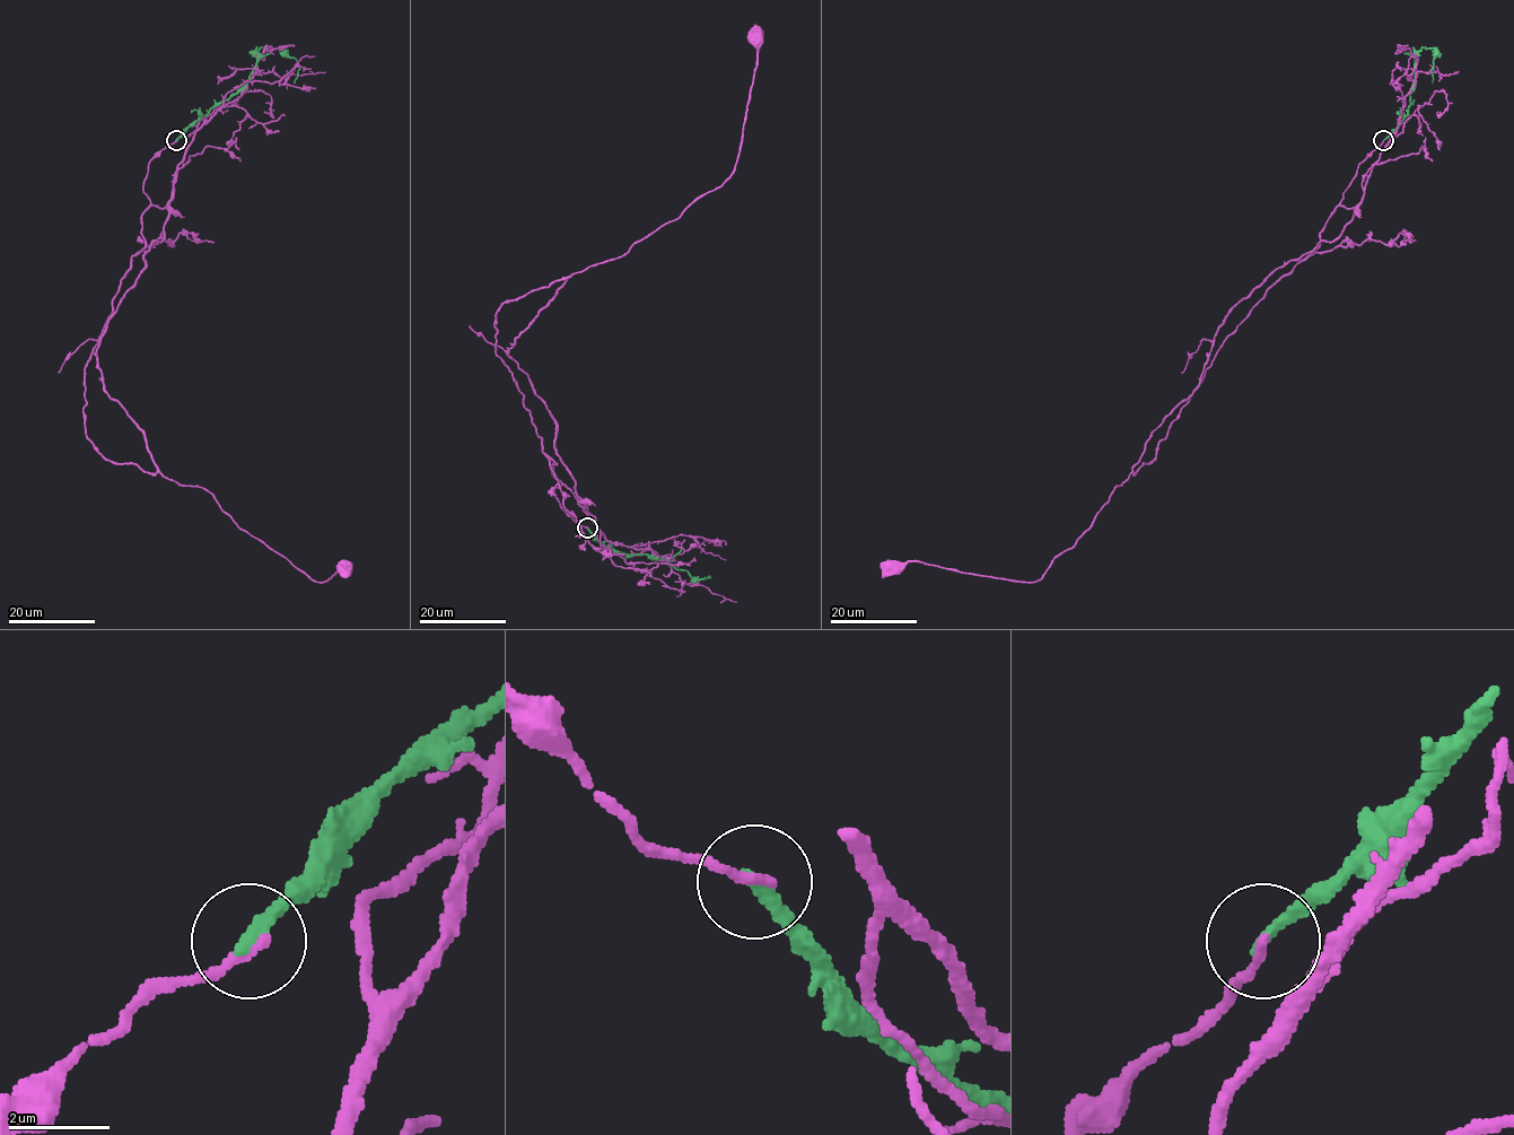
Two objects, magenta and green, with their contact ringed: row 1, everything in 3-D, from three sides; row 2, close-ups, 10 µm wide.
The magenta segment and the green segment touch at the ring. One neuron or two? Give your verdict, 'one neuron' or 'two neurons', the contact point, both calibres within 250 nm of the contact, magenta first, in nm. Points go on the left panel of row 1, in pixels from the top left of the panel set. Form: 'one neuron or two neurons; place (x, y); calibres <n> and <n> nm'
two neurons; place (176, 140); calibres 200 and 280 nm

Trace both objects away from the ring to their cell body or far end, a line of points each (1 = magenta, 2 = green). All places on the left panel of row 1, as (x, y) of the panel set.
1: (176, 140), (149, 163), (145, 245), (85, 368), (86, 436), (112, 461), (206, 488), (314, 581), (344, 567)
2: (176, 140), (245, 84), (261, 47), (280, 47), (294, 58), (299, 68), (294, 83)

